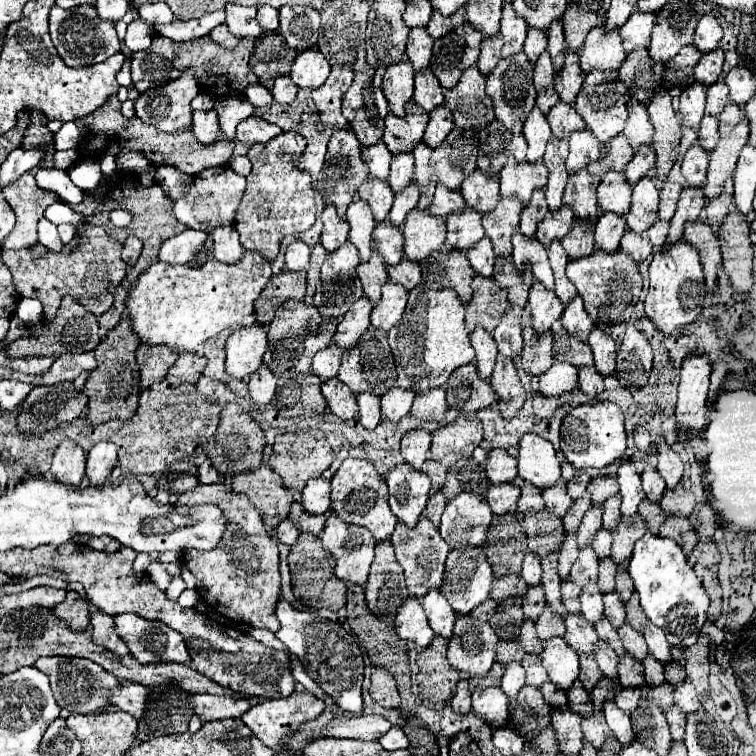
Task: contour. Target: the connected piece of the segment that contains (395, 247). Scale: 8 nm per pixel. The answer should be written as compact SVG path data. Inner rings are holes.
M376 223L374 235L372 235L372 249L384 255L386 263L396 265L402 259L402 247L404 247L404 235L400 227L390 227L390 223Z

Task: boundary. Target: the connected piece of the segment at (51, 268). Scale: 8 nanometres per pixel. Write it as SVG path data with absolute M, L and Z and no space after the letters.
M86 223L84 229L76 235L76 247L70 243L64 245L58 253L46 251L46 255L38 259L30 255L30 249L2 251L2 263L10 269L12 283L18 295L30 295L42 301L46 319L54 319L64 295L72 295L88 311L92 311L94 315L102 315L112 307L114 289L120 285L128 271L128 265L120 259L120 251L122 245L114 241L102 227Z

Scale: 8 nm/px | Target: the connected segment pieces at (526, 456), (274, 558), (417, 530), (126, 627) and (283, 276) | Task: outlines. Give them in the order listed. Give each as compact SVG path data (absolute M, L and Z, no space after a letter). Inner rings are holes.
M526 433L518 443L518 475L532 485L546 489L560 479L560 461L550 441Z
M224 483L202 485L178 495L176 505L218 505L226 517L230 517L224 539L212 551L190 549L184 553L184 563L196 577L196 589L200 597L224 617L246 623L250 627L264 627L278 631L278 619L274 615L274 605L280 595L280 571L278 571L278 541L266 531L260 513L248 501L246 495L234 493Z
M426 515L420 517L416 527L406 527L404 523L398 523L392 533L392 545L396 549L396 559L404 567L406 575L406 587L412 597L422 599L430 589L442 587L442 573L444 573L444 561L450 551L446 541L440 537L438 527L426 519Z
M134 613L116 617L116 631L140 663L182 663L190 665L186 643L178 631Z
M282 271L270 277L270 283L264 287L262 295L256 299L254 311L256 319L268 325L276 313L276 309L286 299L302 301L306 295L306 273L304 271Z

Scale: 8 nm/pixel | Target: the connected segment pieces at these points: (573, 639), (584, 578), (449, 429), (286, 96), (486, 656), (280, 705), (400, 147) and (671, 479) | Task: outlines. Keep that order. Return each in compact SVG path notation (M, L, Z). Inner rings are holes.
M566 613L566 635L564 637L580 657L592 653L598 641L594 627L590 627L590 623L582 619L582 615L570 615L570 613Z
M586 545L580 549L576 563L570 569L570 579L578 585L584 587L588 583L594 583L598 579L598 555L594 555L592 545Z
M460 415L452 423L432 433L432 459L442 465L452 465L460 459L468 459L484 439L482 433L484 431L480 419Z
M282 75L278 79L274 79L274 87L272 87L272 97L278 103L292 103L296 99L298 87L294 87L292 79L288 75Z
M460 615L454 635L448 641L448 661L454 669L468 675L488 673L495 662L499 639L488 621L476 621Z
M304 691L304 693L292 693L292 695L284 697L284 699L274 699L274 701L258 703L256 707L252 707L250 711L246 711L242 715L242 721L252 729L254 735L258 735L258 739L262 743L266 743L268 747L272 747L276 751L284 751L282 741L294 733L290 729L296 729L300 723L318 717L324 711L324 707L326 707L326 703L322 699L318 699L316 695L308 693L308 691Z
M414 101L406 105L406 115L398 117L394 113L386 115L386 129L384 129L384 143L388 149L398 155L398 153L408 153L412 151L424 135L424 129L428 125L428 113L422 111Z
M658 437L656 445L658 445L658 471L664 477L666 485L672 489L680 483L684 465L682 465L680 457L672 451L672 447L666 443L664 437Z

